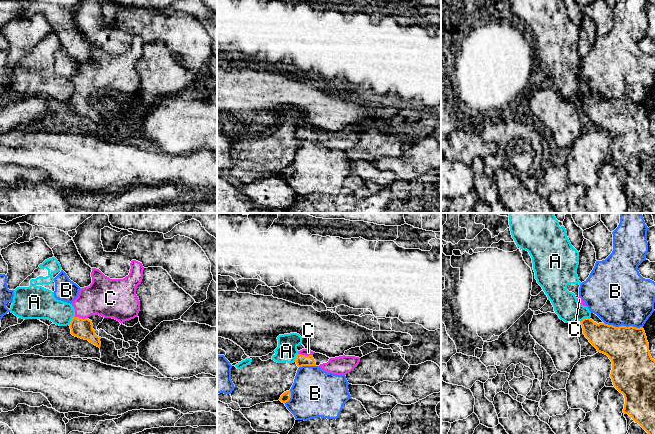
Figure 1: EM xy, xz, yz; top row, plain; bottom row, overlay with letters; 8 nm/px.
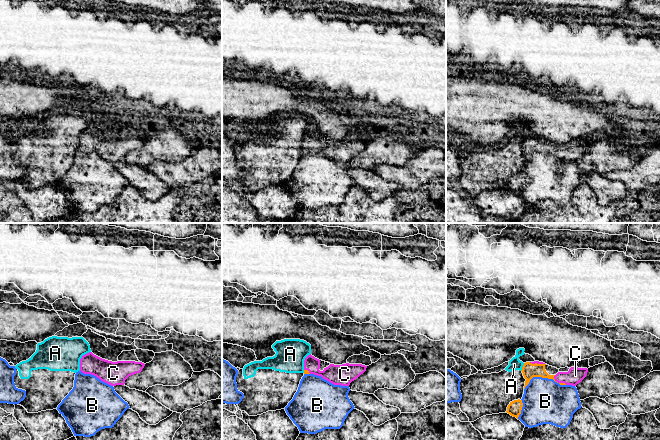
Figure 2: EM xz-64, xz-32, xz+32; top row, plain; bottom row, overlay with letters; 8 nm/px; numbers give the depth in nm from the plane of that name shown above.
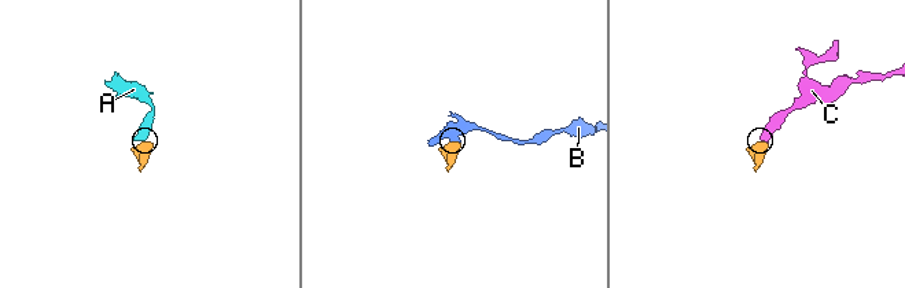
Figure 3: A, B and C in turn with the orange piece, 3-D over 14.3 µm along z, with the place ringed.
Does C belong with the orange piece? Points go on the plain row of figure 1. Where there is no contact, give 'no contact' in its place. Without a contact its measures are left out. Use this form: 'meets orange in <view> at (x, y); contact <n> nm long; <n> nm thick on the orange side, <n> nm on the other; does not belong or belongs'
meets orange in xz at (304, 131); contact 120 nm long; 100 nm thick on the orange side, 60 nm on the other; belongs

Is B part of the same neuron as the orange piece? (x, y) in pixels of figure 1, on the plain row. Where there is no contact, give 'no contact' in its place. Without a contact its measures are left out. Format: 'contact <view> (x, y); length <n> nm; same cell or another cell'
contact yz (622, 101); length 320 nm; another cell

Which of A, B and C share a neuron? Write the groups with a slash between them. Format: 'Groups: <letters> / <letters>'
Groups: A / B / C

